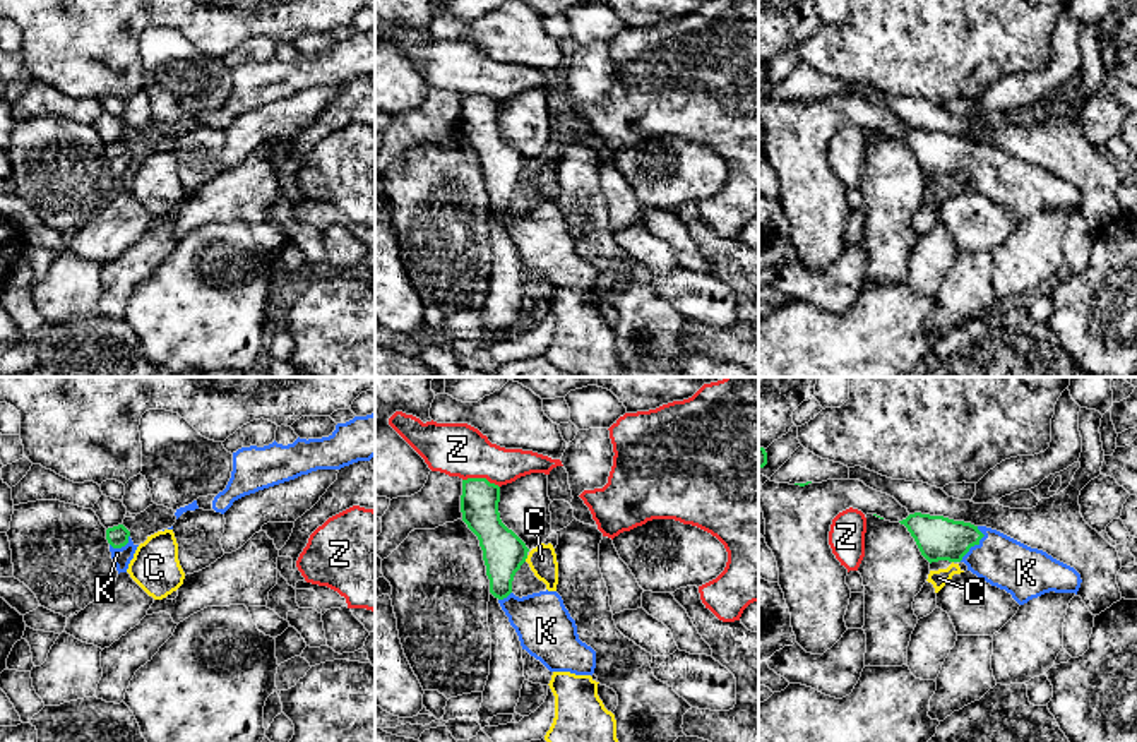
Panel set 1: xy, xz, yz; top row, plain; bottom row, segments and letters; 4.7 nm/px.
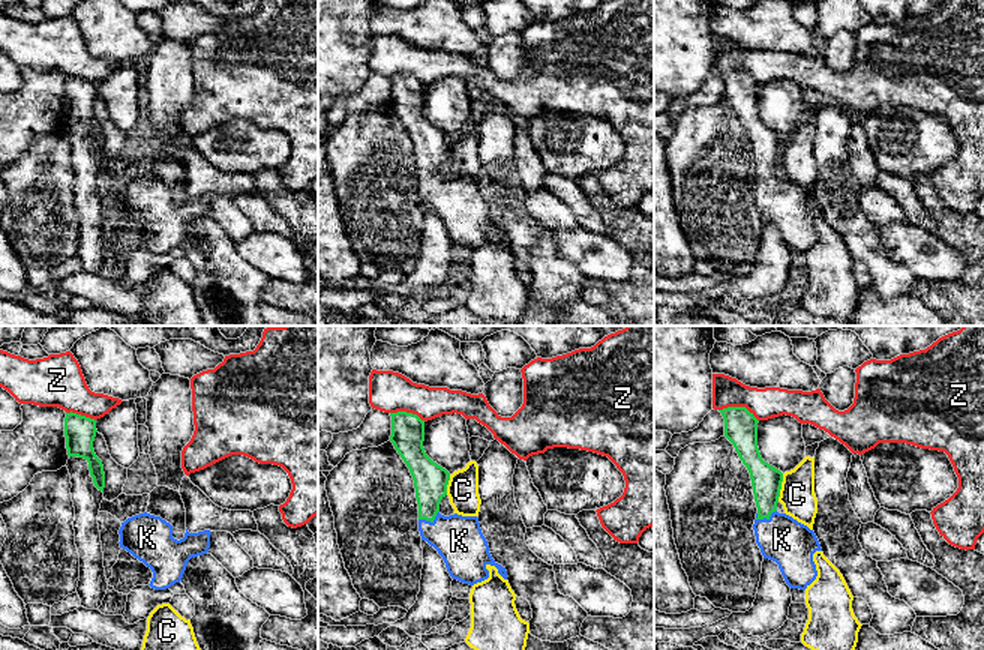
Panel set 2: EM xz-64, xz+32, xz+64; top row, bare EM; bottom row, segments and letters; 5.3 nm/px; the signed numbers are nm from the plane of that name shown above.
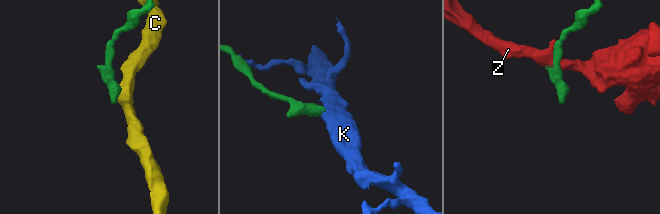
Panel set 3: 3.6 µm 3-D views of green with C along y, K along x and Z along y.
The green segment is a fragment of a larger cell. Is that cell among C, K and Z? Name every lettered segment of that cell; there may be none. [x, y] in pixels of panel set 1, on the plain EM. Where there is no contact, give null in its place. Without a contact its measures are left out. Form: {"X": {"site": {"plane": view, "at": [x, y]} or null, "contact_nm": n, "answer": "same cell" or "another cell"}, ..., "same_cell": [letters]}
{"C": {"site": {"plane": "xz", "at": [526, 173]}, "contact_nm": 40, "answer": "another cell"}, "K": {"site": {"plane": "yz", "at": [975, 160]}, "contact_nm": 190, "answer": "same cell"}, "Z": {"site": {"plane": "xz", "at": [482, 95]}, "contact_nm": 180, "answer": "another cell"}, "same_cell": ["K"]}

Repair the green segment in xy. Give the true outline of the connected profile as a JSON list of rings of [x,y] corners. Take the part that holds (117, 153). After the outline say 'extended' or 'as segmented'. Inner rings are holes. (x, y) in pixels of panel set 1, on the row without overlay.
[[[123,141],[108,144],[106,156],[110,159],[111,175],[116,182],[118,190],[127,188],[128,180],[139,163],[132,158],[130,147]]]; extended

